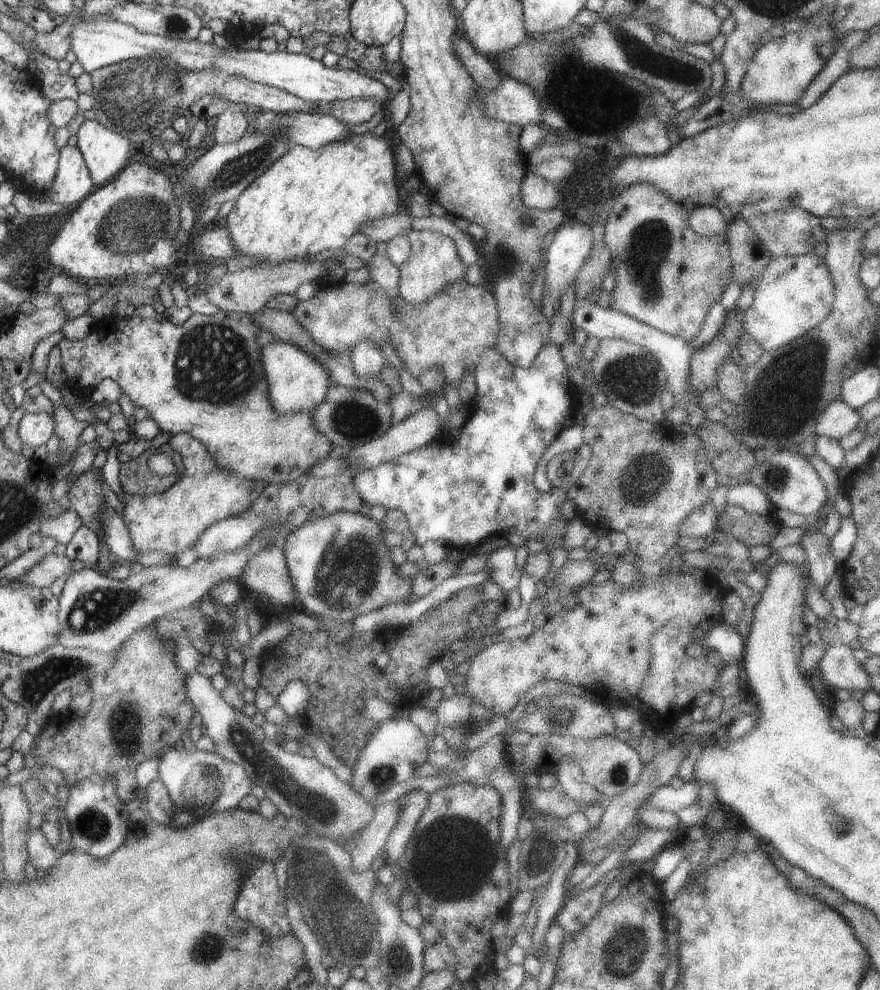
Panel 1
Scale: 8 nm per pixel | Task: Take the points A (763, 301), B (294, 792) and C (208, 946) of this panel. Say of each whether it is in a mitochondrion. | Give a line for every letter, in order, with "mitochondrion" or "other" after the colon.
A: other
B: mitochondrion
C: mitochondrion

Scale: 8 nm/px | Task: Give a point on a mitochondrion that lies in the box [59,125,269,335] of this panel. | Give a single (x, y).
(133, 225)

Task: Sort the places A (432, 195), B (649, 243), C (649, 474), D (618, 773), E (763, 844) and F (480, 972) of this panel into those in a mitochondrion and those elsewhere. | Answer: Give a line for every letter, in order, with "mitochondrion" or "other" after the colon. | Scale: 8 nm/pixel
A: other
B: mitochondrion
C: mitochondrion
D: mitochondrion
E: other
F: other

